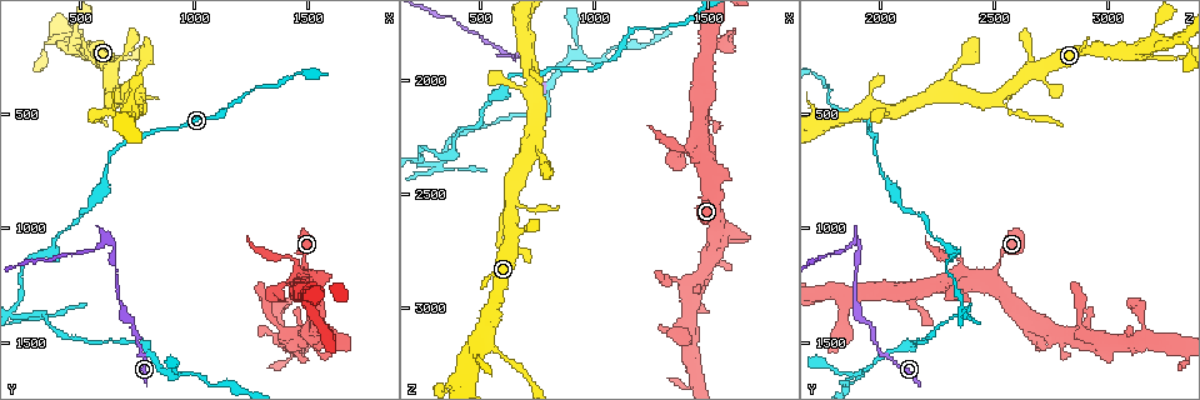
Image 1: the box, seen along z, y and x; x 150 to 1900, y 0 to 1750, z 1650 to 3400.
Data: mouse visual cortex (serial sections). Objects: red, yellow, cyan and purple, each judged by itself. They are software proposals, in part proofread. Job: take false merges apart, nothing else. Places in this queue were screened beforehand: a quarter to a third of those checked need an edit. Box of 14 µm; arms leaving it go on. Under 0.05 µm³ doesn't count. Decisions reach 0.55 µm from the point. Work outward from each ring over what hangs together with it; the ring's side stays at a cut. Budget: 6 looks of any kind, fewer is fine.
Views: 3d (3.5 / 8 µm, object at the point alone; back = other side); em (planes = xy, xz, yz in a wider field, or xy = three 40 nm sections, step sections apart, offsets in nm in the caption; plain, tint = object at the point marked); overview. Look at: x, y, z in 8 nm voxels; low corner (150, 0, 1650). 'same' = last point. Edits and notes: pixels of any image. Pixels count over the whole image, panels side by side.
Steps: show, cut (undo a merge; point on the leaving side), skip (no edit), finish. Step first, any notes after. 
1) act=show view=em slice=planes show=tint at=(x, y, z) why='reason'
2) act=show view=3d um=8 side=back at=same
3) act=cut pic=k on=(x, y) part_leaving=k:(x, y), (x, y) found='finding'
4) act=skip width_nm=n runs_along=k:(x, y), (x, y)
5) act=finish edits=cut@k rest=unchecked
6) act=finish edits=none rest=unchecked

act=show view=3d um=3.5 at=(640, 420, 2510) why='small branch off a trunk'

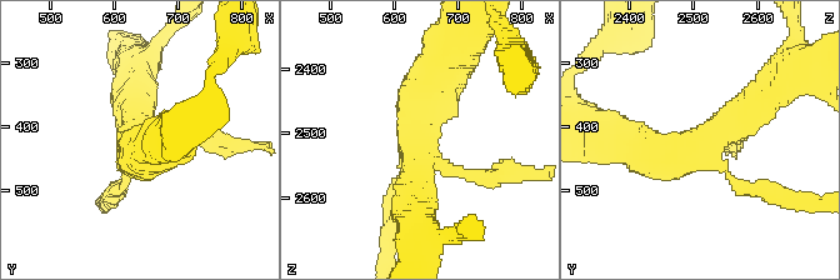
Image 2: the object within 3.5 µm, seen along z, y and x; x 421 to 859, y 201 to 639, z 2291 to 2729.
act=show view=em slice=planes show=tint at=(630, 430, 2515) why='need the tissue'

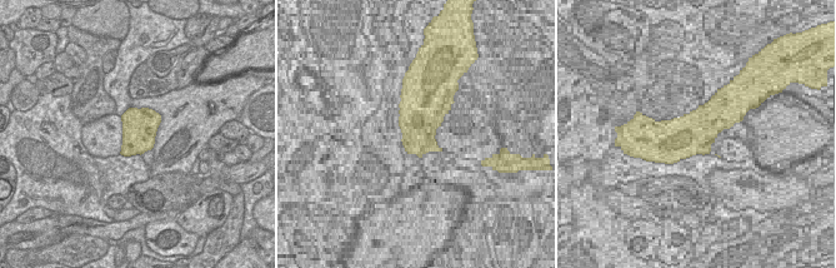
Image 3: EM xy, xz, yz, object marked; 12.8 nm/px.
act=cut pic=2 on=(769, 188) part_leaving=2:(730, 176), (749, 191), (820, 203) found='a second cell is stuck on'

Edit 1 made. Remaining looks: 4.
act=show view=overview why='redraw'

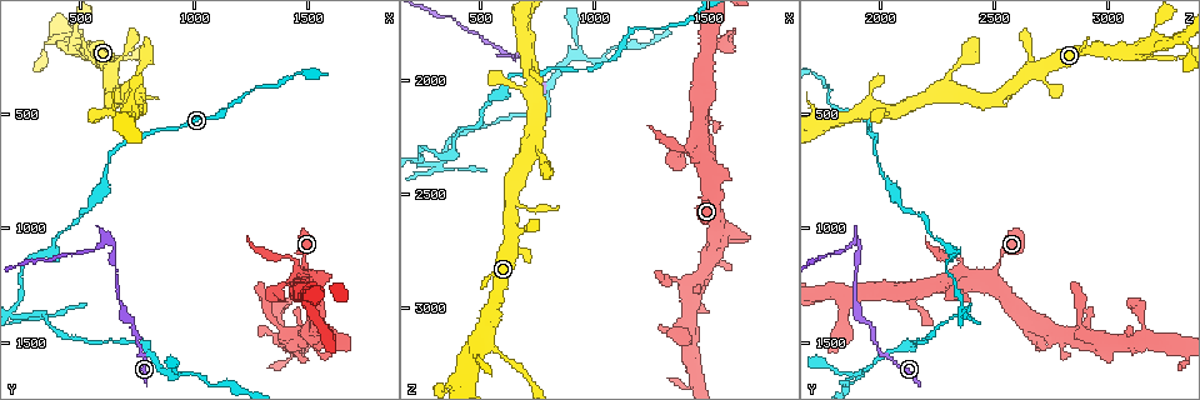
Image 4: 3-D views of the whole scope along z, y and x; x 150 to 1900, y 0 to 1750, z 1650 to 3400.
act=show view=em slice=xy step=3 show=tint at=(630, 1060, 1900) why='sharp bend'

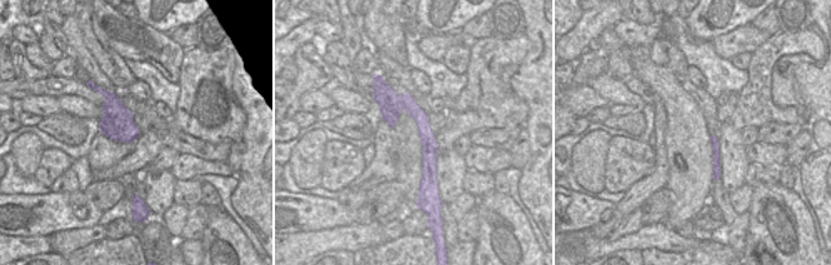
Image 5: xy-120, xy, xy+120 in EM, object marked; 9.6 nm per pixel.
act=show view=3d um=3.5 at=same

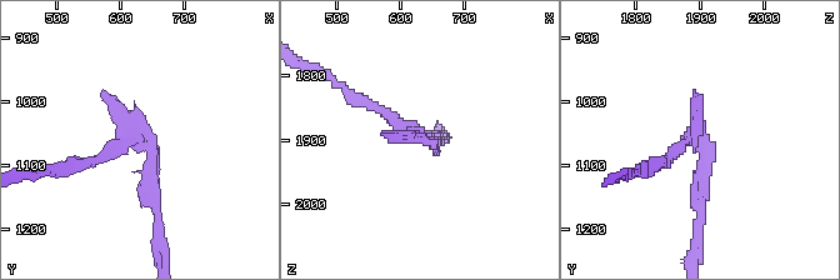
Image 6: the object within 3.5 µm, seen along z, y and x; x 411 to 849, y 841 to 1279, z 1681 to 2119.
act=cut pic=6 on=(360, 103) width_nm=160 part_leaving=6:(390, 115), (360, 103), (314, 70) found='two cells meet here'

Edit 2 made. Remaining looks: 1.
act=finish edits=cut@2,cut@6 rest=unchecked

